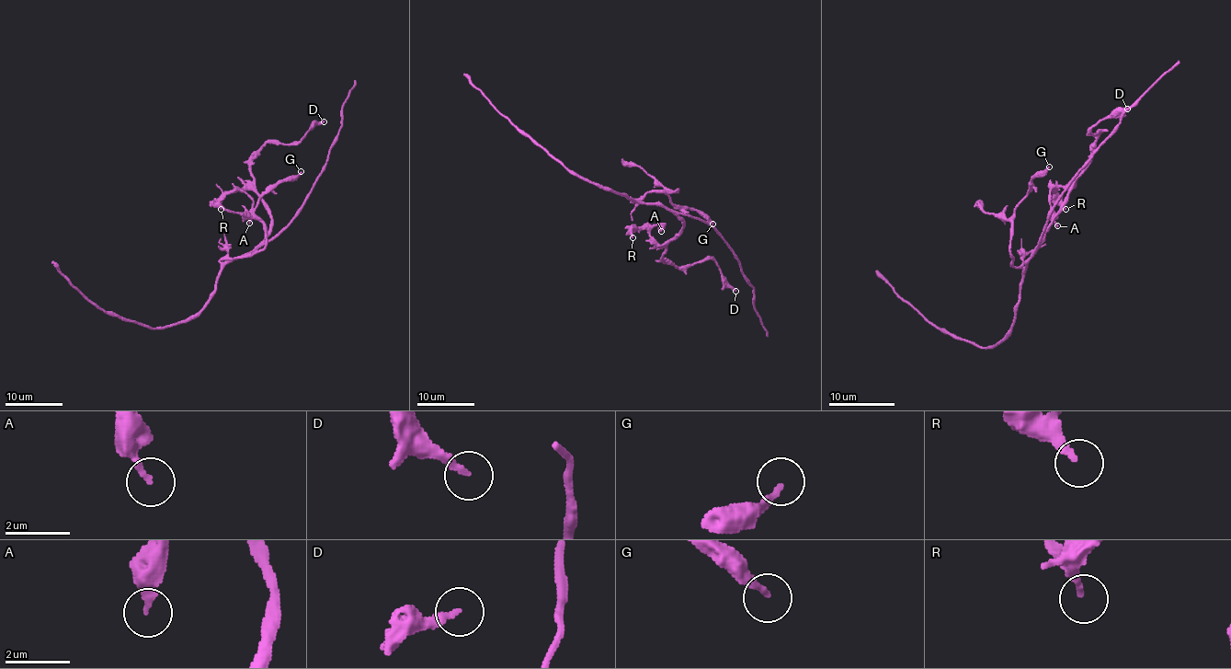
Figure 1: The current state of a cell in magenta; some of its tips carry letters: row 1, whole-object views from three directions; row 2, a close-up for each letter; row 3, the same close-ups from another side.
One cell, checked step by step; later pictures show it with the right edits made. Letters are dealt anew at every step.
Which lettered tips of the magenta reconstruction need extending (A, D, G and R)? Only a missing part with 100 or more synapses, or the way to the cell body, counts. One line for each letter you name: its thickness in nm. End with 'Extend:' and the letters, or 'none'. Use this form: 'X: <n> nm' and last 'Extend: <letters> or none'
Extend: none

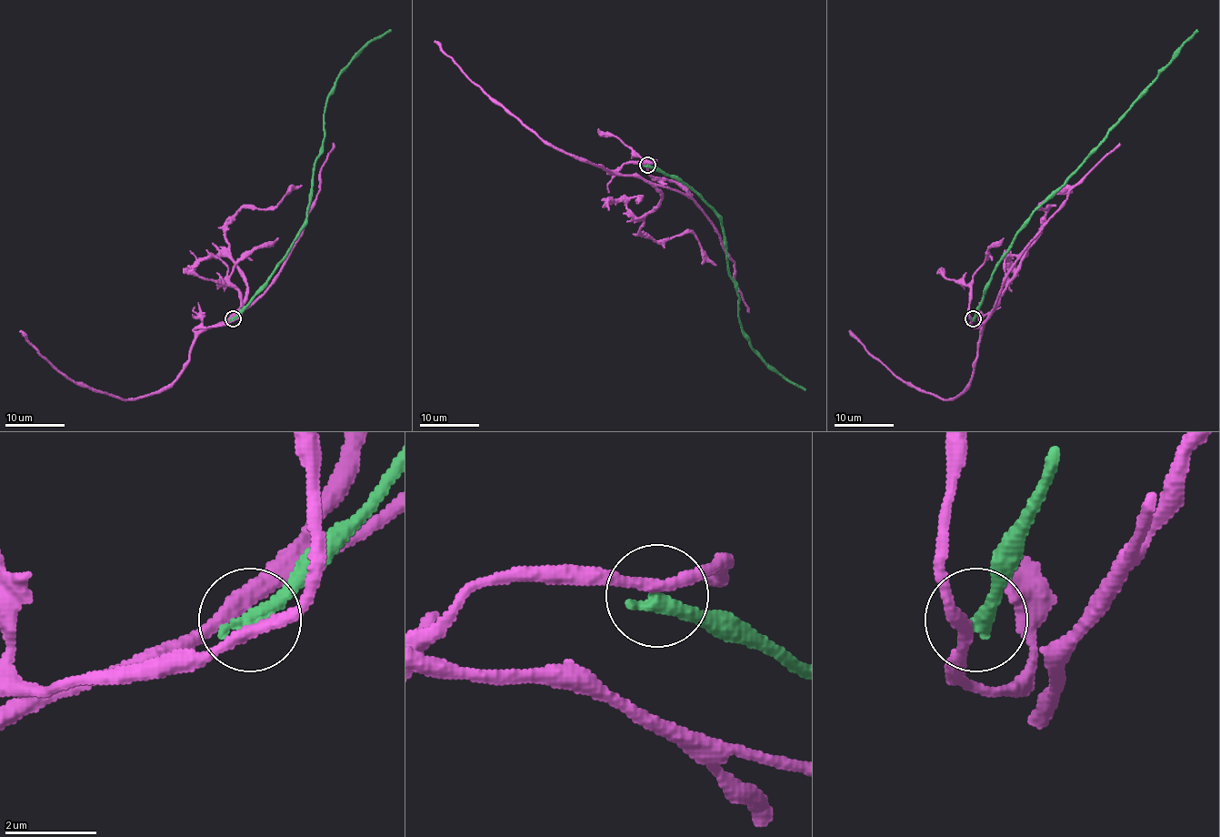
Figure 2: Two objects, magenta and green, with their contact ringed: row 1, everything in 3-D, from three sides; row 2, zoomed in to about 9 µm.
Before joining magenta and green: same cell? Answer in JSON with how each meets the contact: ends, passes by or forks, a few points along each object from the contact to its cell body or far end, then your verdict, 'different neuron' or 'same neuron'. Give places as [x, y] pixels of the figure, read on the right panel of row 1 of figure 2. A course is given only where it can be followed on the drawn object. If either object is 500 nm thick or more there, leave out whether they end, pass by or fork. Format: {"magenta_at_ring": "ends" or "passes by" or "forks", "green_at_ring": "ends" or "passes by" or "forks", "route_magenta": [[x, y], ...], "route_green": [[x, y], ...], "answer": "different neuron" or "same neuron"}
{"magenta_at_ring": "passes by", "green_at_ring": "ends", "route_magenta": [[973, 318], [971, 327], [983, 327], [994, 308], [1002, 280], [1021, 251], [1070, 190], [1119, 143]], "route_green": [[973, 318], [992, 273], [1025, 219], [1060, 187], [1197, 30]], "answer": "different neuron"}

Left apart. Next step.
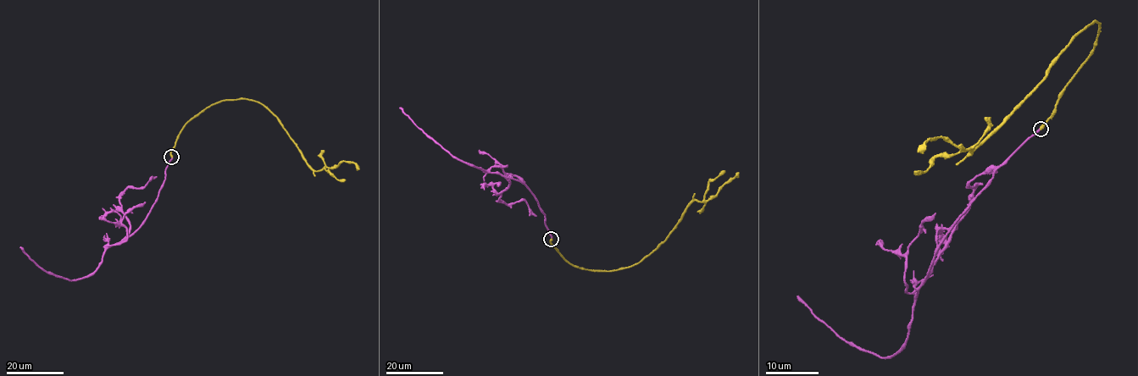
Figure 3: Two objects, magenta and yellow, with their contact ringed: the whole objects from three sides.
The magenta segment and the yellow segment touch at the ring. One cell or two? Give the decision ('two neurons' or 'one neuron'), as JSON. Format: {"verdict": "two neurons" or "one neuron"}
{"verdict": "one neuron"}

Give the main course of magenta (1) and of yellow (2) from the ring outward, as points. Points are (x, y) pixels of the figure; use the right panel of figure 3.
1: (1040, 129), (996, 168), (990, 183), (959, 217), (919, 287), (905, 342), (889, 357), (852, 345), (796, 296)
2: (1040, 129), (1090, 56), (1100, 24), (1085, 27), (968, 156), (942, 137), (917, 152)

